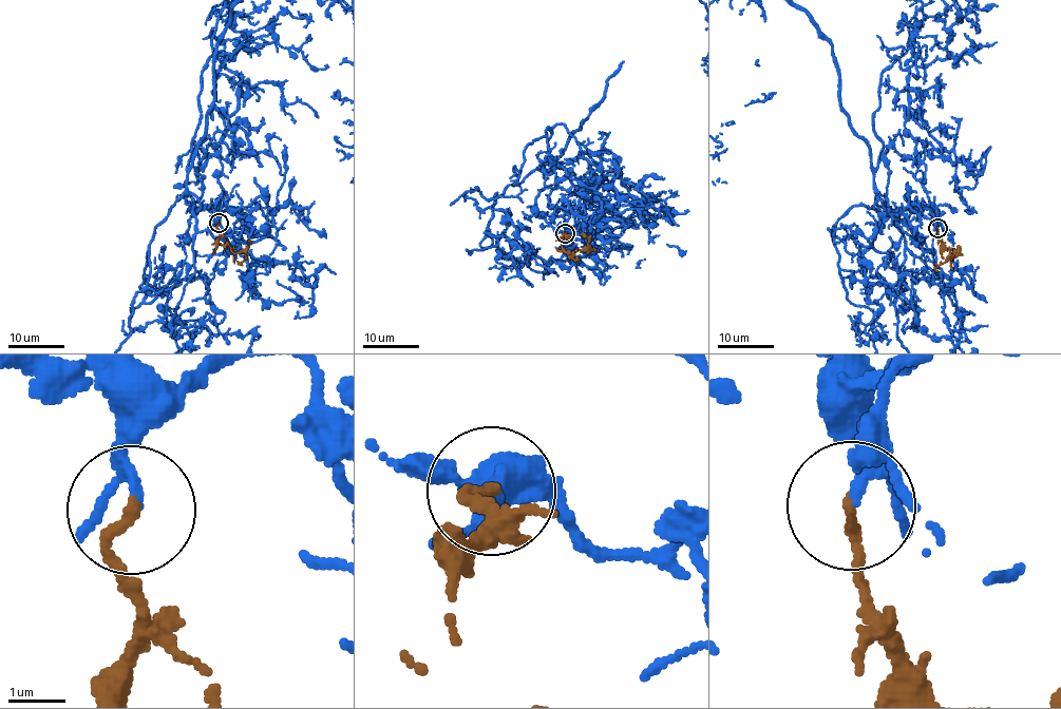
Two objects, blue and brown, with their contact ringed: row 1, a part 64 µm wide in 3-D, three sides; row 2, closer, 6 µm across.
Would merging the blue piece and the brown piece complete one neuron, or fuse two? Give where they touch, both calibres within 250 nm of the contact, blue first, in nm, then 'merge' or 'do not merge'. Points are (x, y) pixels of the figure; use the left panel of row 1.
(219, 223) | 140/180 nm | merge

